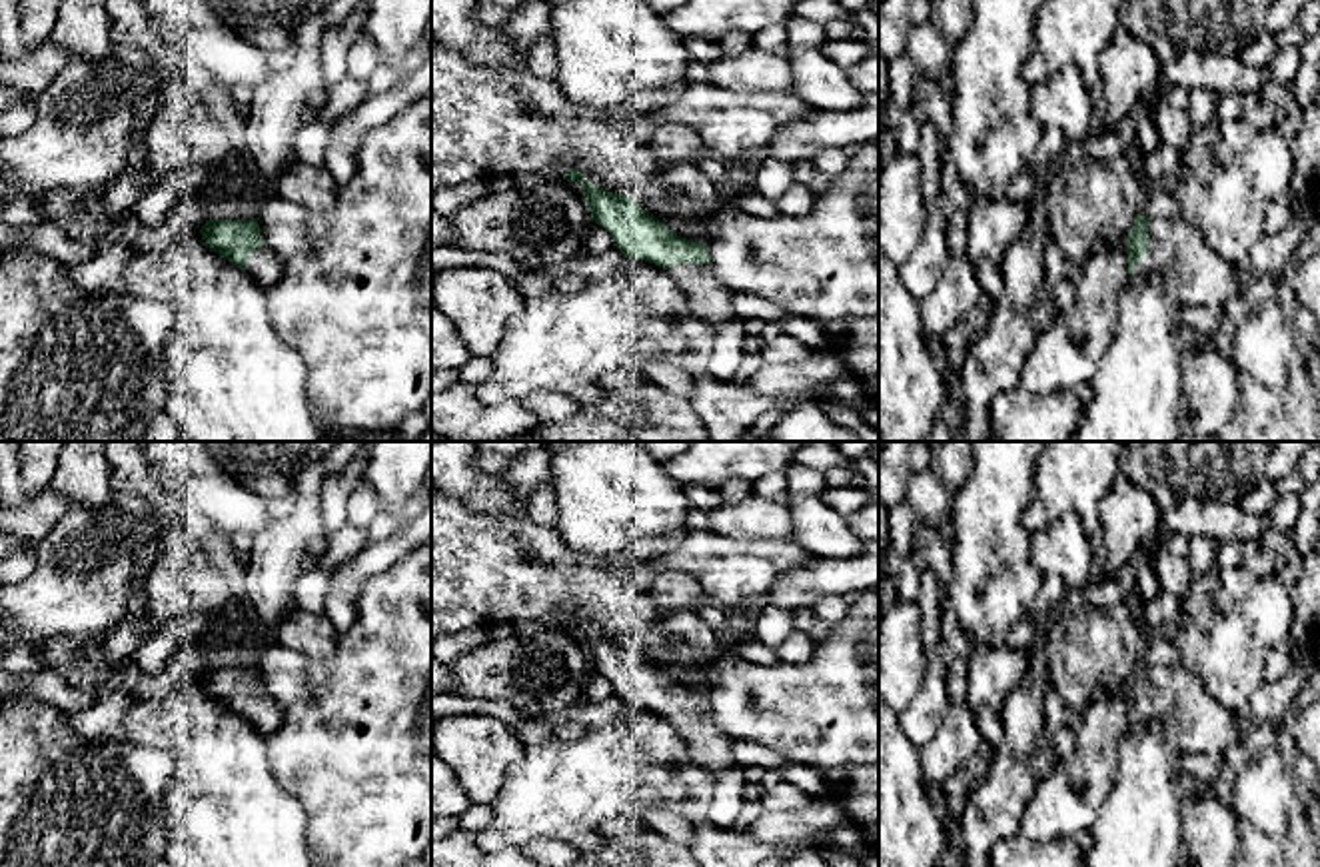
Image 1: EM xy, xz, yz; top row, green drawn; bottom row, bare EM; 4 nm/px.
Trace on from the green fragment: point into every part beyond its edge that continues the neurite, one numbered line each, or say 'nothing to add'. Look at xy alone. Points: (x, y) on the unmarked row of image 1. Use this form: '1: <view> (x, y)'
1: xy (264, 714)

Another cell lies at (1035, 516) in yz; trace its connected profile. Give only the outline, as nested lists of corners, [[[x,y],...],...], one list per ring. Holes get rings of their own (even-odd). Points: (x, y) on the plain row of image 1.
[[[1034,497],[1024,507],[1020,521],[1028,529],[1028,533],[1036,533],[1050,521],[1050,515],[1048,515],[1044,503],[1038,497]]]

